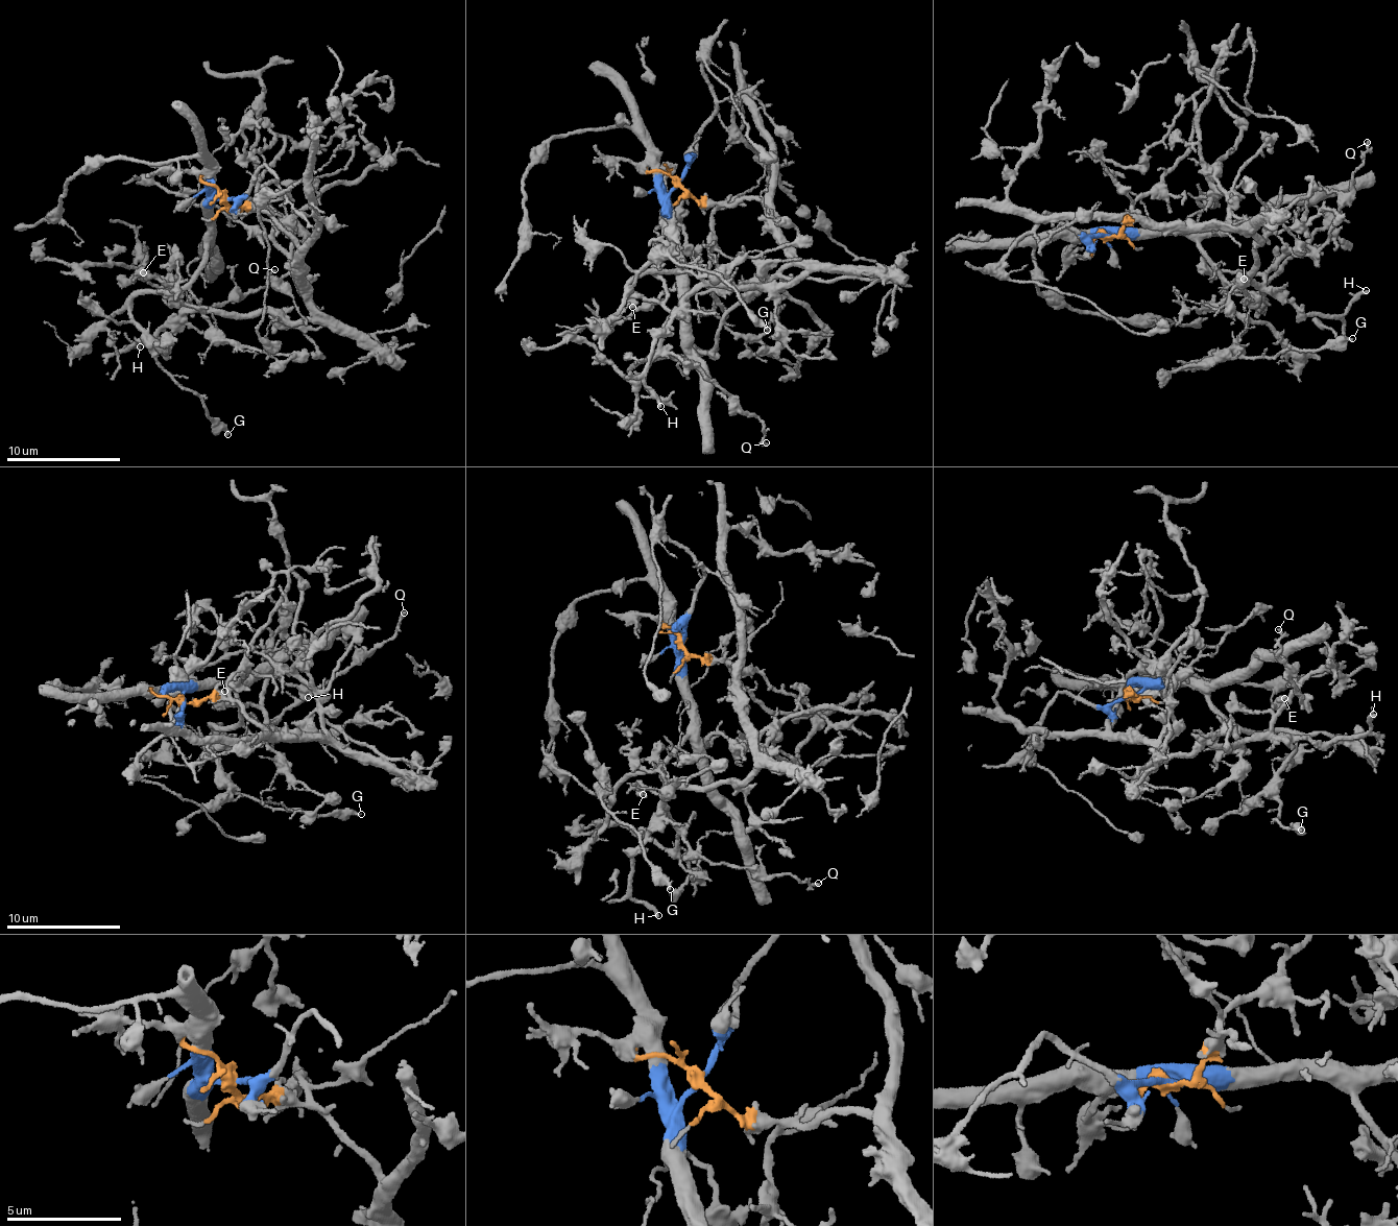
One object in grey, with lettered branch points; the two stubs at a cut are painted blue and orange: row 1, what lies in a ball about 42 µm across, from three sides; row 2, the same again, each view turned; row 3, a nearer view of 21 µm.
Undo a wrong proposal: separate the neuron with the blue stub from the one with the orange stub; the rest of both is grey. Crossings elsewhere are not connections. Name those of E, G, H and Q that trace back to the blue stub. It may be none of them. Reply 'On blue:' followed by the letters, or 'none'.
On blue: G

